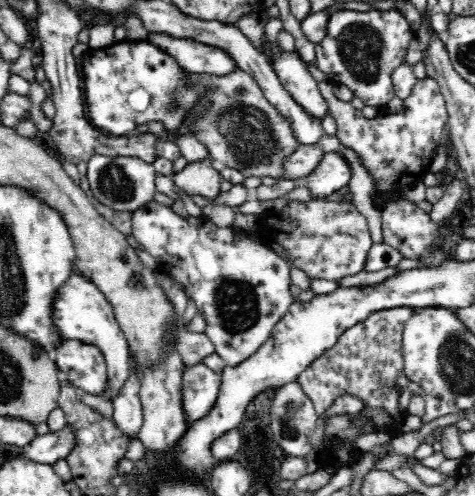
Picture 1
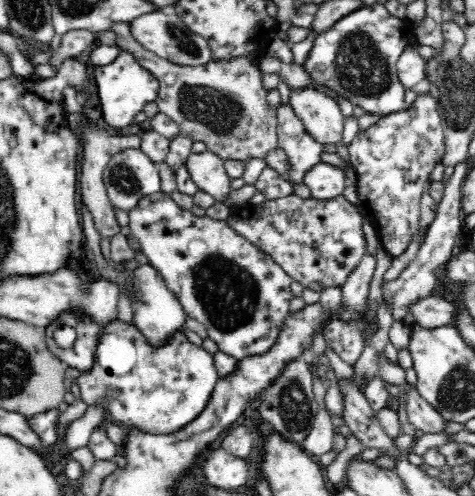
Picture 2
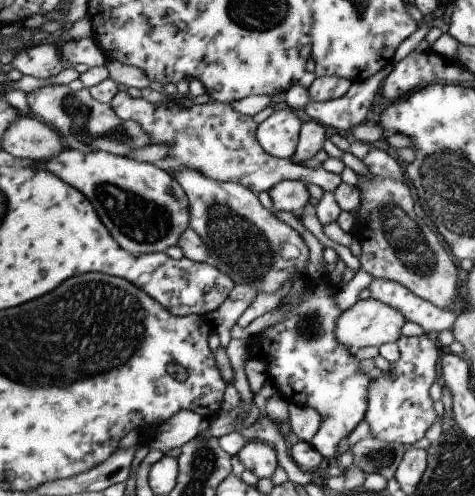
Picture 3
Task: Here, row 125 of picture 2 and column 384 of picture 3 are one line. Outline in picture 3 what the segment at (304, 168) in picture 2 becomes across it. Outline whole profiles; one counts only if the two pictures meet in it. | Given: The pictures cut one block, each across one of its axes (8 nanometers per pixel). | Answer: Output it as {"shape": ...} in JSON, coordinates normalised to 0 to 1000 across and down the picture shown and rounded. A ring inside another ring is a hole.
{"shape":[[[815,560],[785,565],[777,585],[785,593],[785,605],[802,605],[827,617],[832,625],[844,625],[861,649],[886,653],[895,661],[895,673],[903,673],[907,665],[949,669],[966,637],[966,629],[958,625],[920,621],[912,609],[874,593],[861,577],[848,577],[844,569],[832,565],[815,565]]]}

